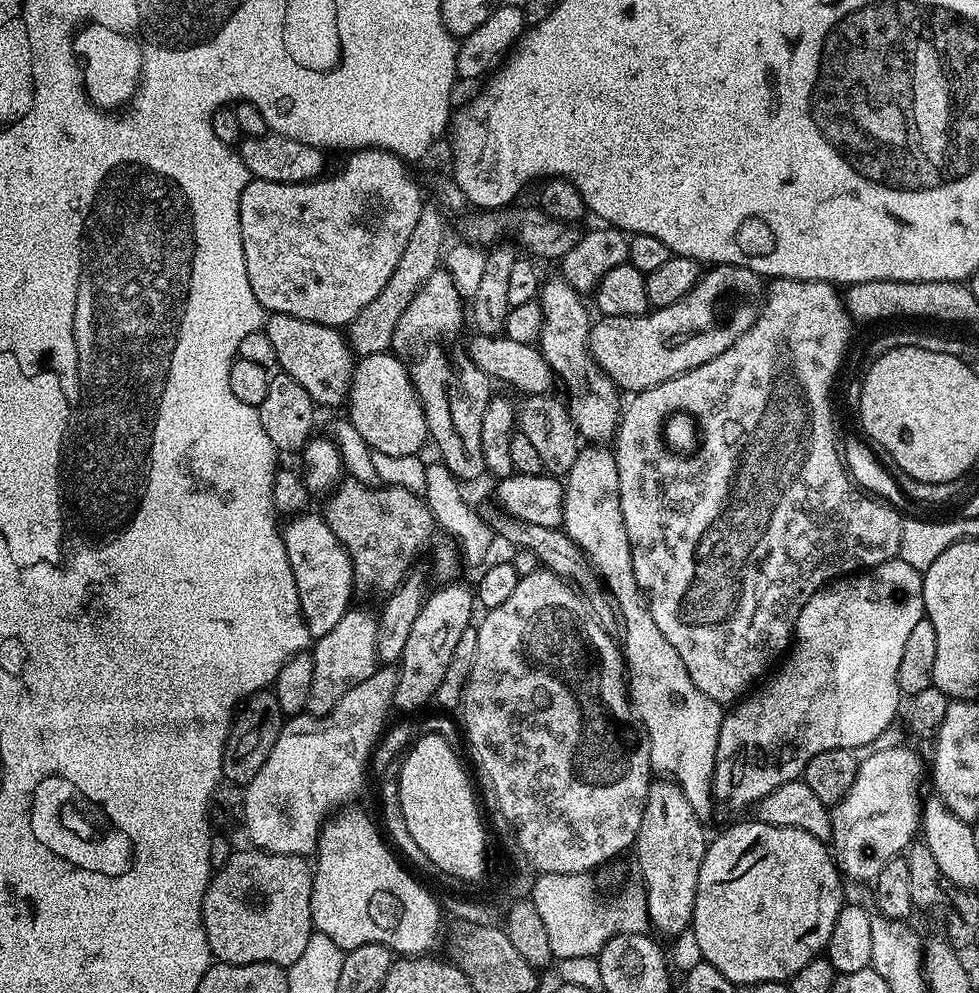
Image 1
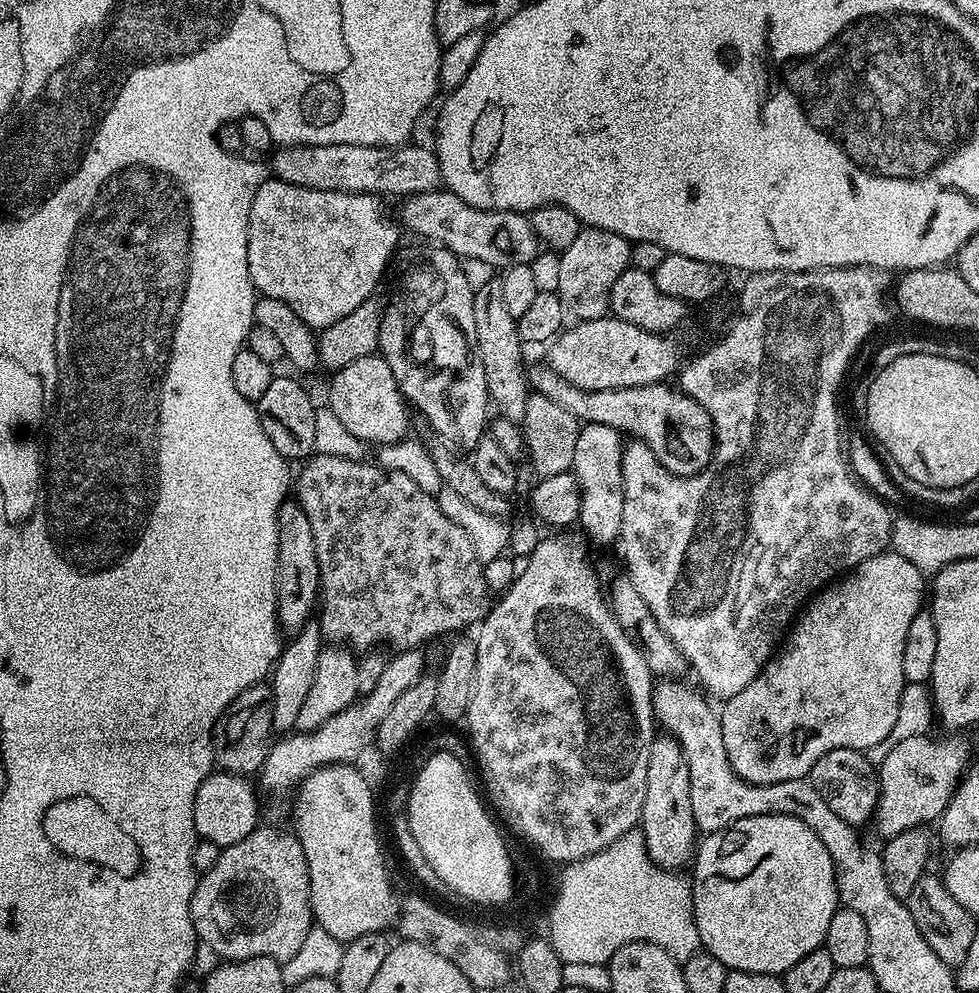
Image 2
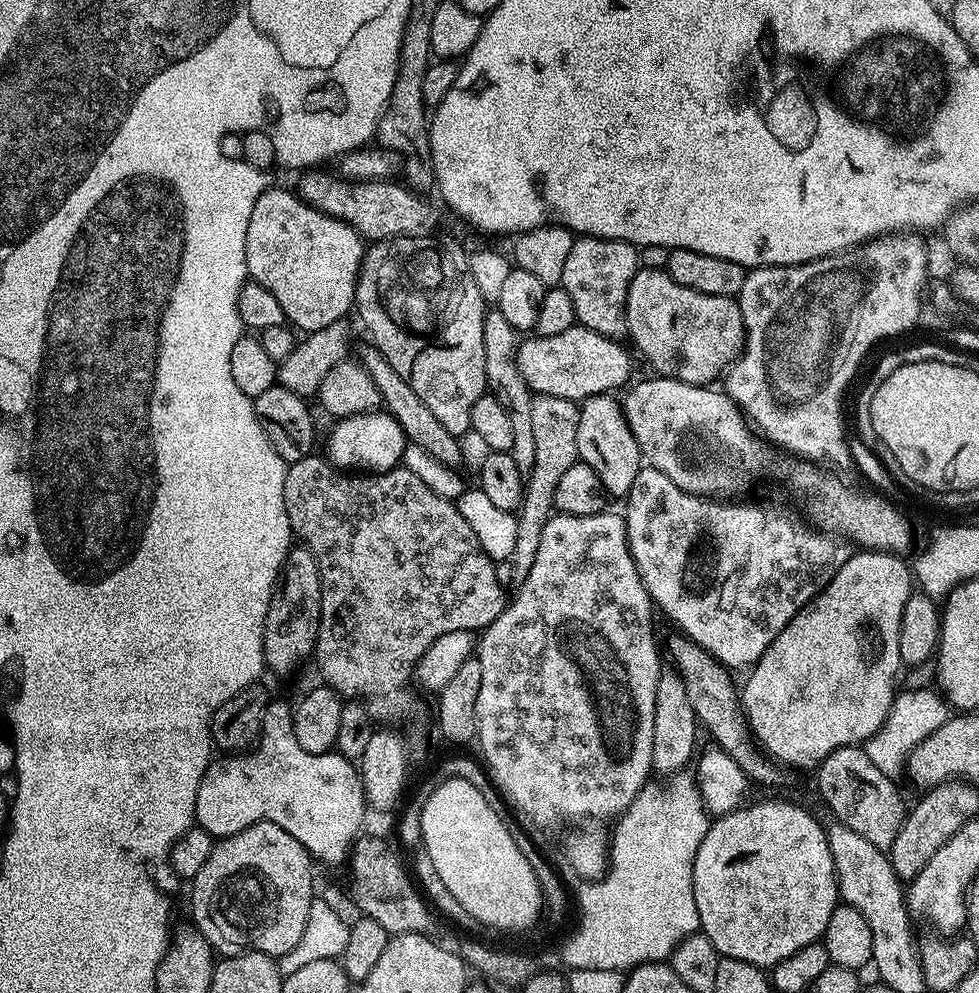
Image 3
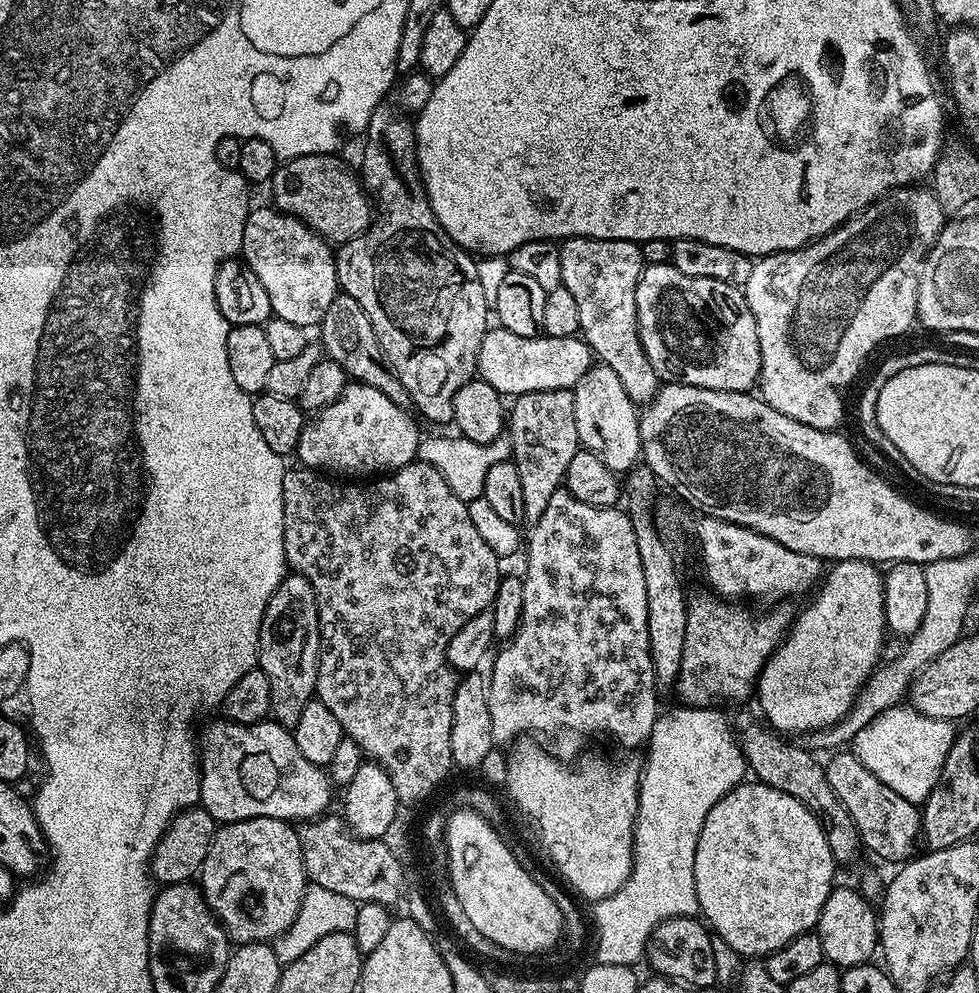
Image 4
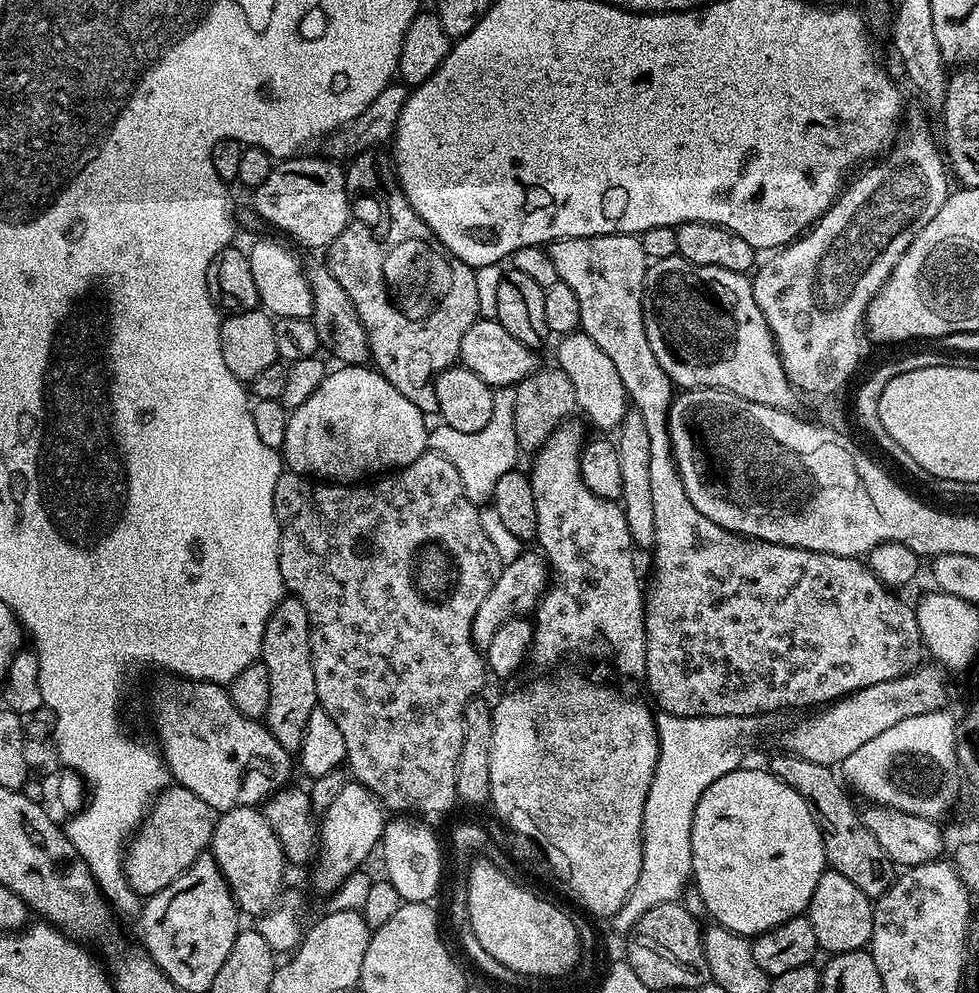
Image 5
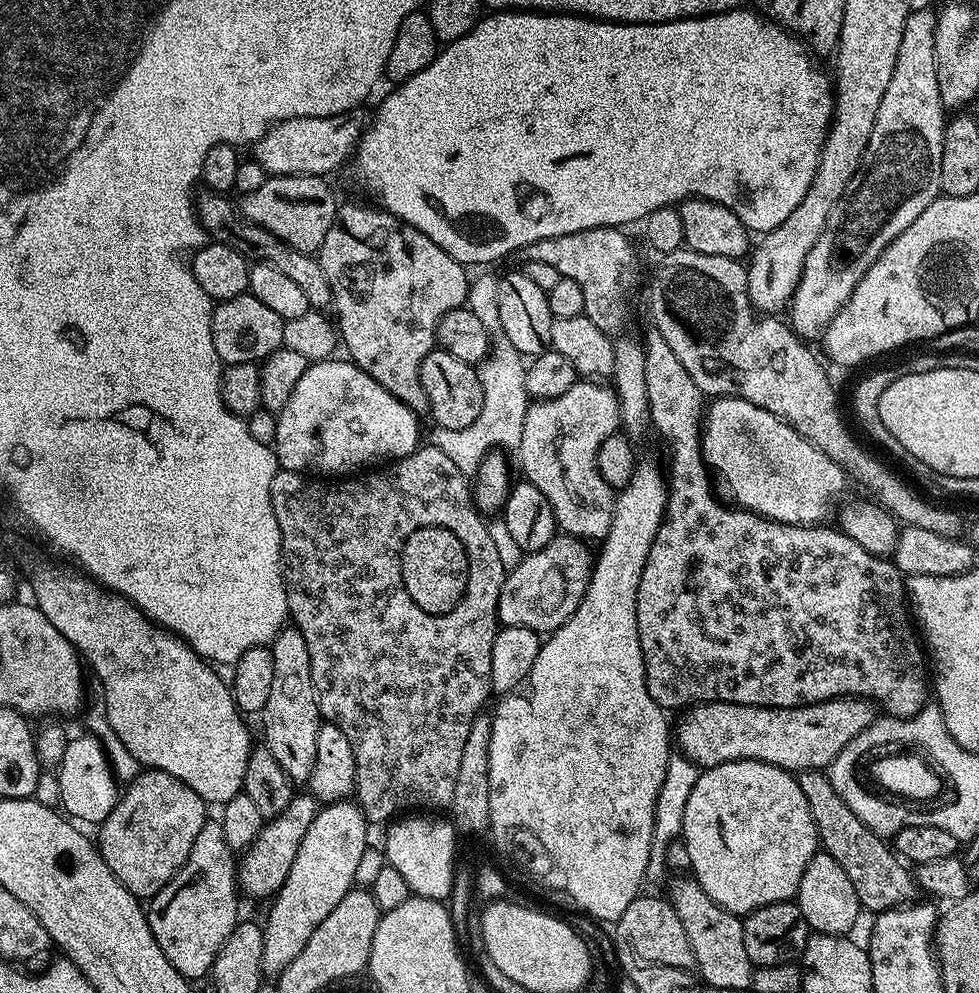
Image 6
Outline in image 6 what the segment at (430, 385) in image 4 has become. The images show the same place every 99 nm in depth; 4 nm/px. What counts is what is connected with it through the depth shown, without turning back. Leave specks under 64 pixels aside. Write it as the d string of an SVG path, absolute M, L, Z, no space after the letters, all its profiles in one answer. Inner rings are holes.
M341 203L336 210L336 221L332 223L330 230L326 230L326 238L322 242L318 253L322 270L330 282L330 290L332 291L331 307L336 308L334 323L338 329L339 339L342 341L342 348L348 351L345 352L347 359L358 365L366 374L370 374L370 378L374 378L374 382L378 382L378 386L382 386L387 392L394 394L394 398L398 398L398 402L406 405L411 412L424 414L428 412L428 399L426 398L426 390L422 390L420 363L422 358L426 358L426 354L430 354L433 348L437 347L436 327L440 325L440 319L449 310L461 307L467 301L470 276L464 273L467 272L465 265L458 263L454 258L450 258L450 254L446 254L446 250L442 250L437 244L430 242L430 238L426 238L426 234L422 234L422 230L414 230L414 226L402 222L394 214L384 211L379 206L371 207L367 208L364 204Z

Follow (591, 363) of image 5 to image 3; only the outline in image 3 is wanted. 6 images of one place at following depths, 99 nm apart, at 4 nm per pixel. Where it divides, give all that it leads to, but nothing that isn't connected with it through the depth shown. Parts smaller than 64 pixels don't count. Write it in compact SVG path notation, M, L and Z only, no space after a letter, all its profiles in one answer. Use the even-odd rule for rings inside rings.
M615 395L591 396L579 405L577 457L598 474L605 493L609 497L627 497L634 478L642 467L640 447L624 417L621 401Z

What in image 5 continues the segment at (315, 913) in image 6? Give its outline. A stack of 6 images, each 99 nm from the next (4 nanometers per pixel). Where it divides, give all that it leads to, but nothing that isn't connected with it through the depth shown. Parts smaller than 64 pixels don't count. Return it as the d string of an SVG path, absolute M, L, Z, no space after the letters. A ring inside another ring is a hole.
M355 782L344 784L318 824L319 852L311 869L313 886L323 894L331 894L351 872L361 871L364 859L377 851L385 823L386 809L373 792Z

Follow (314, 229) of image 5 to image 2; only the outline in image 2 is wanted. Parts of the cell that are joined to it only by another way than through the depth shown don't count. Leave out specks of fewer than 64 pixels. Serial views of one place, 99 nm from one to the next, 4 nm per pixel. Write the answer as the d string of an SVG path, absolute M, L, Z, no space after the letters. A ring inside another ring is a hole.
M447 190L411 195L401 204L404 205L400 208L400 216L398 212L398 220L405 229L408 227L410 231L433 240L433 245L449 248L461 261L478 258L478 262L486 262L486 266L493 270L503 270L523 264L535 265L536 255L542 252L531 219L523 212L475 208Z

